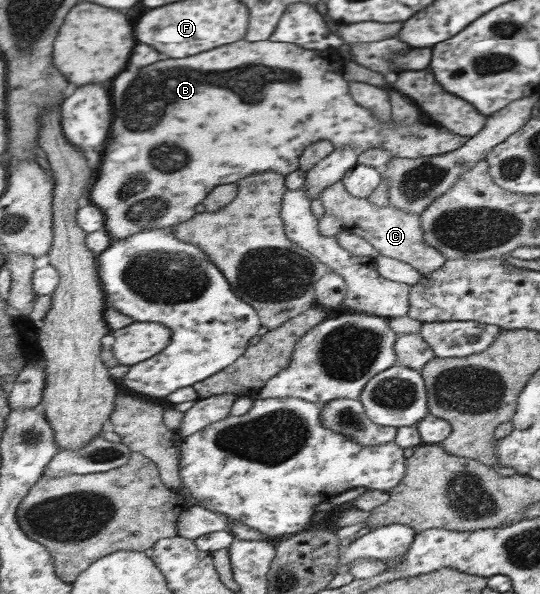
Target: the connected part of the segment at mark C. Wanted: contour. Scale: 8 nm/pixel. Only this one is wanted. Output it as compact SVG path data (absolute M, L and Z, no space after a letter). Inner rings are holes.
M340 181L323 189L319 193L318 201L321 203L324 213L334 215L342 221L343 236L353 235L363 238L364 243L372 245L379 255L403 261L413 267L419 275L433 273L446 263L443 253L426 244L420 230L422 228L420 216L417 214L391 206L377 207L377 205L371 205L367 198L351 197L351 194L347 194L346 190L342 188Z

